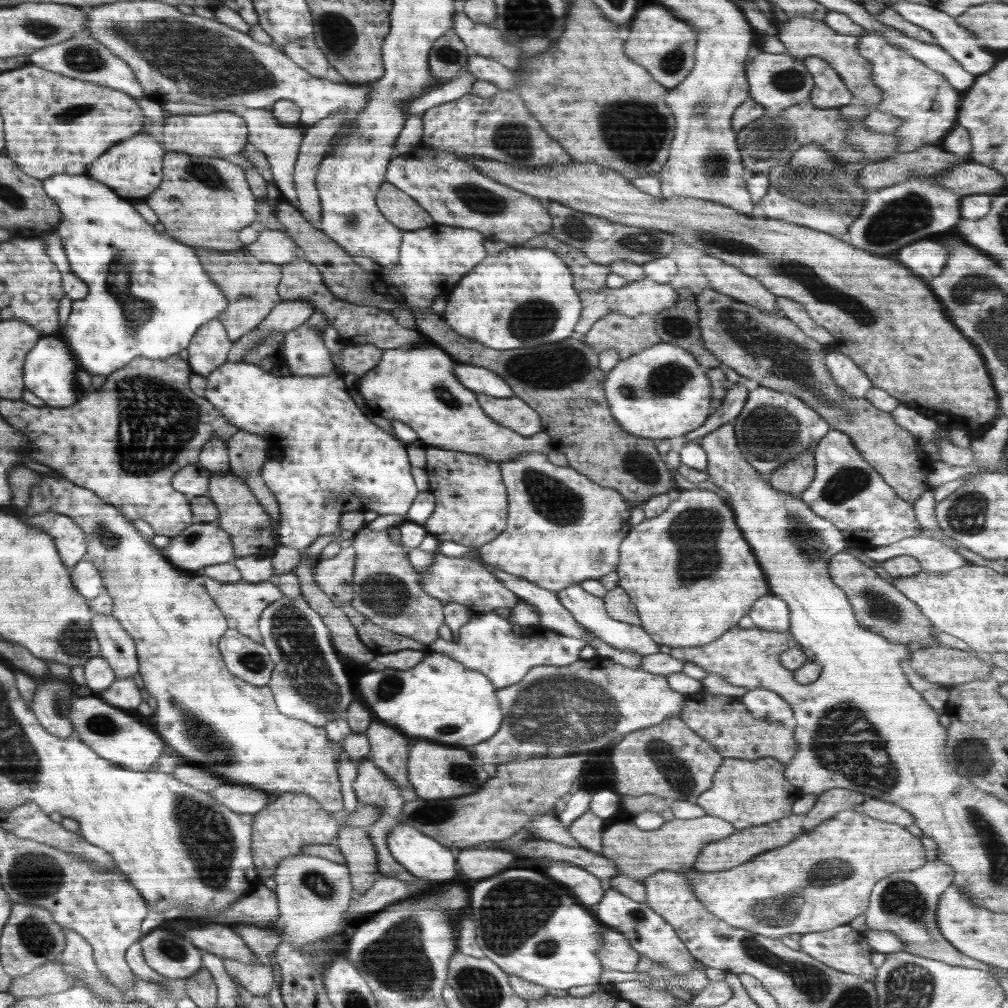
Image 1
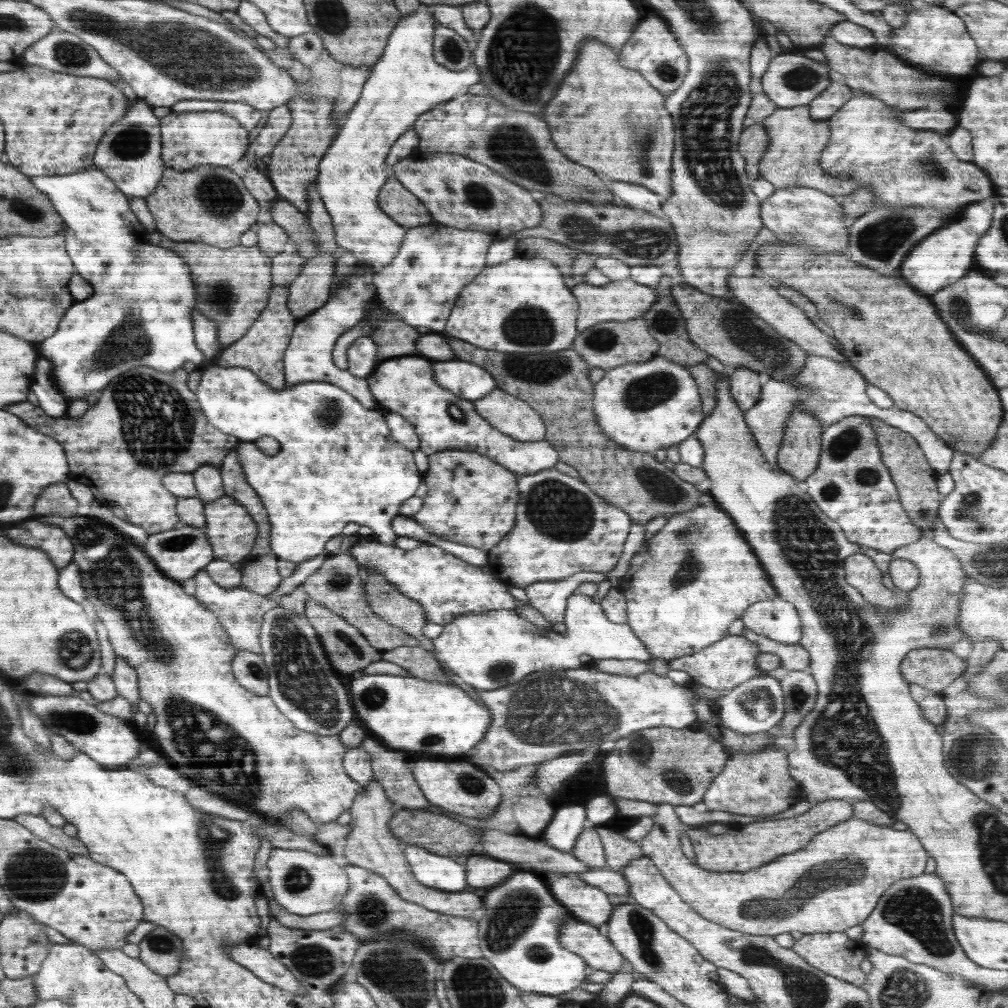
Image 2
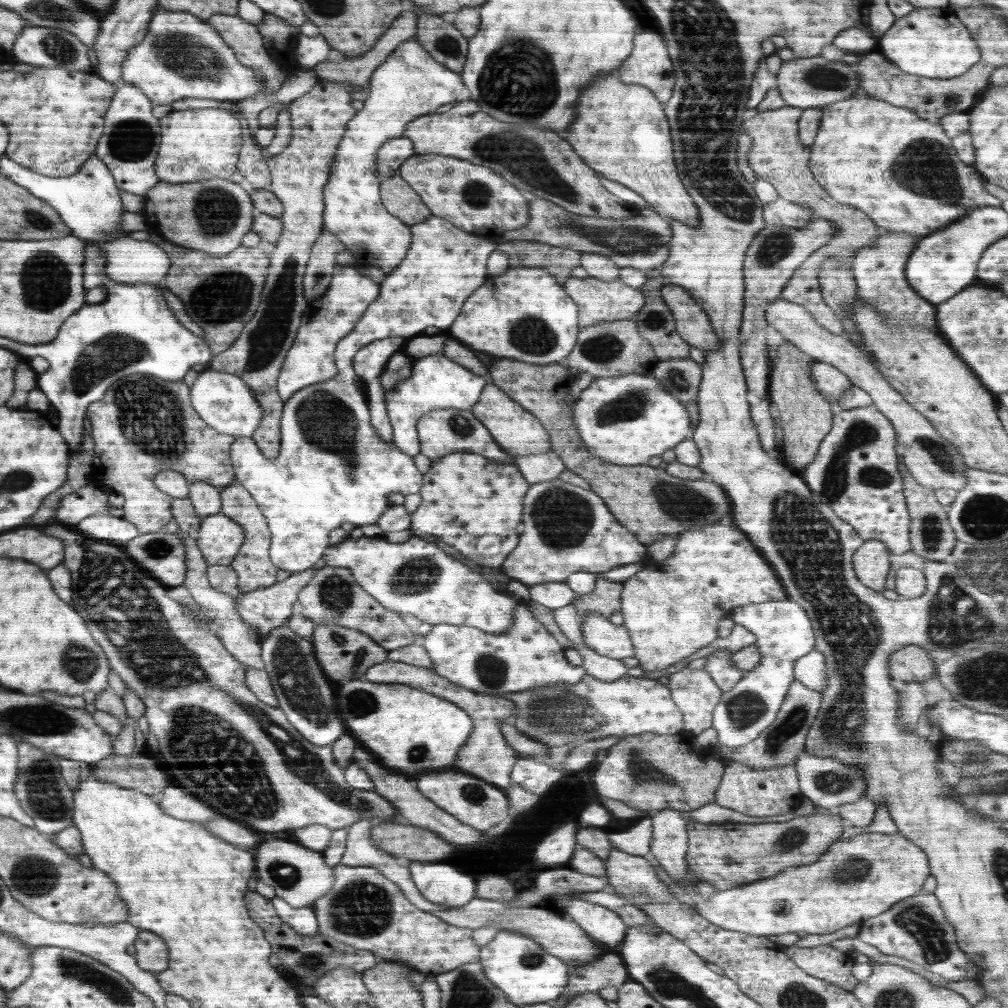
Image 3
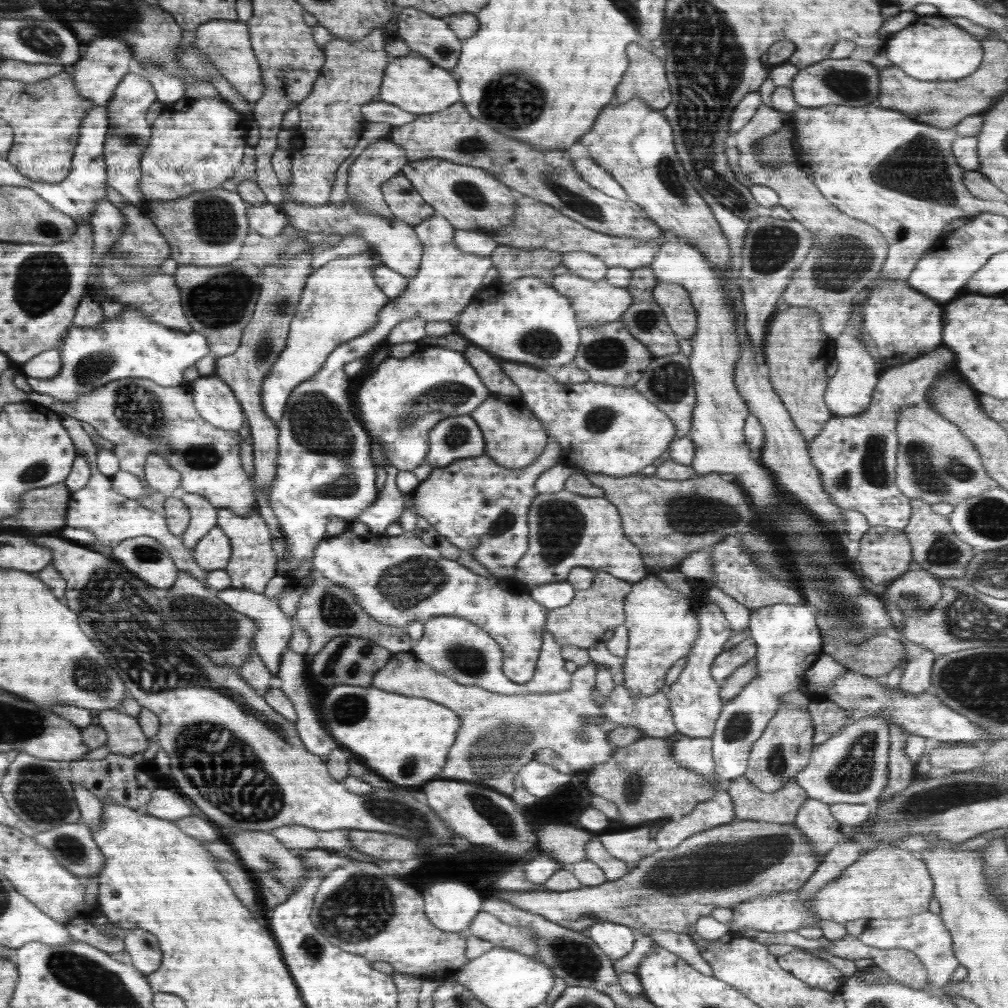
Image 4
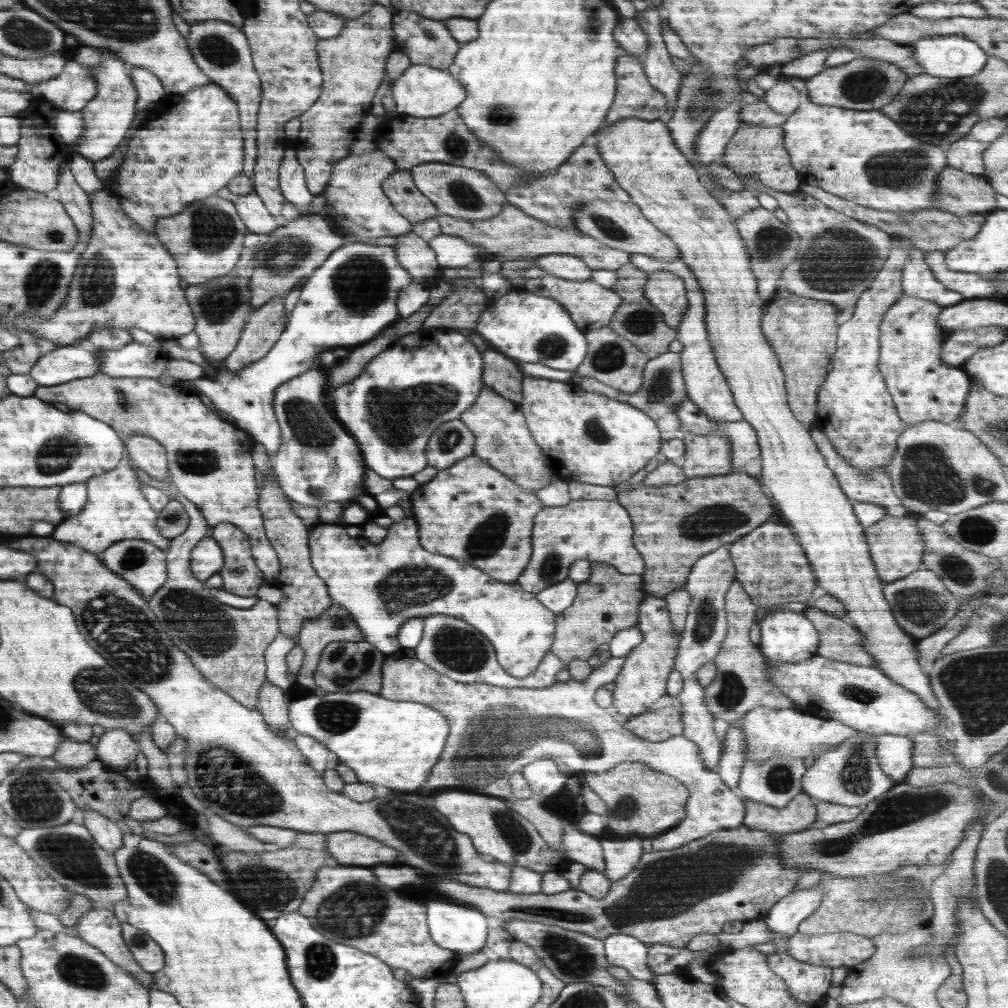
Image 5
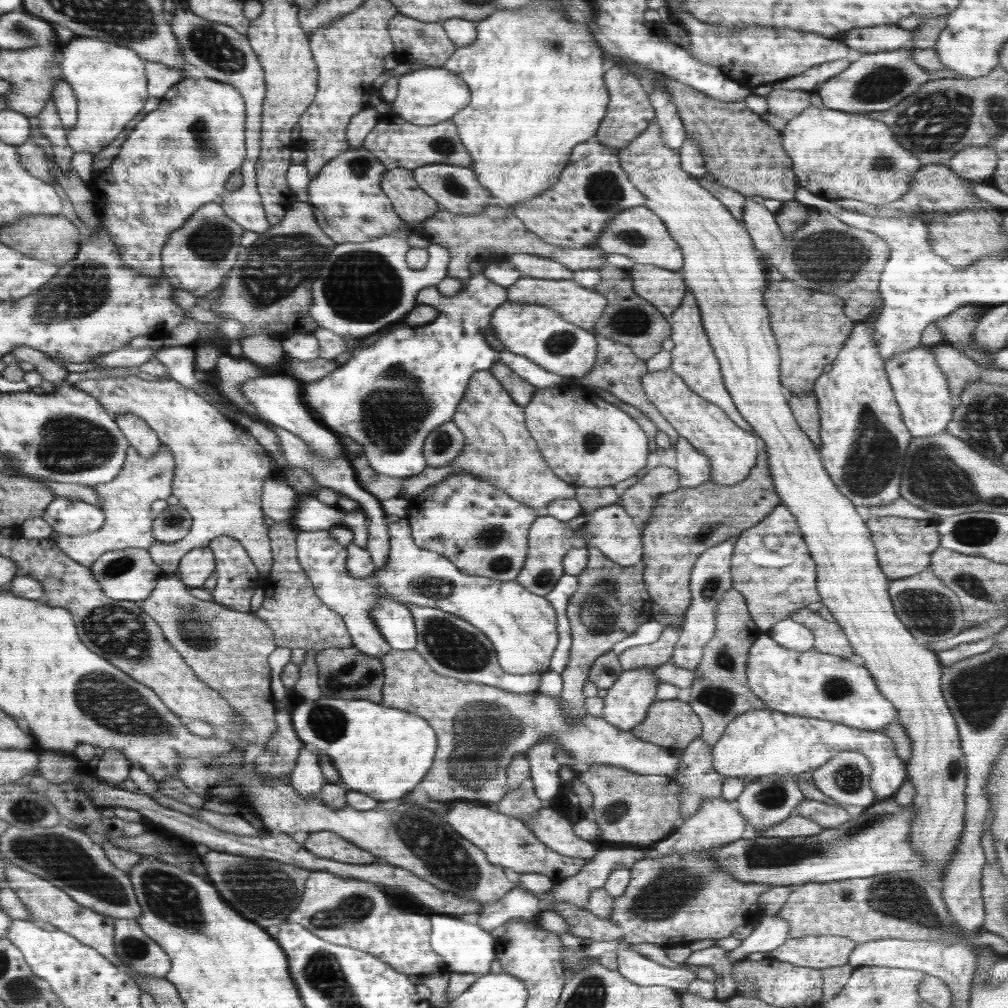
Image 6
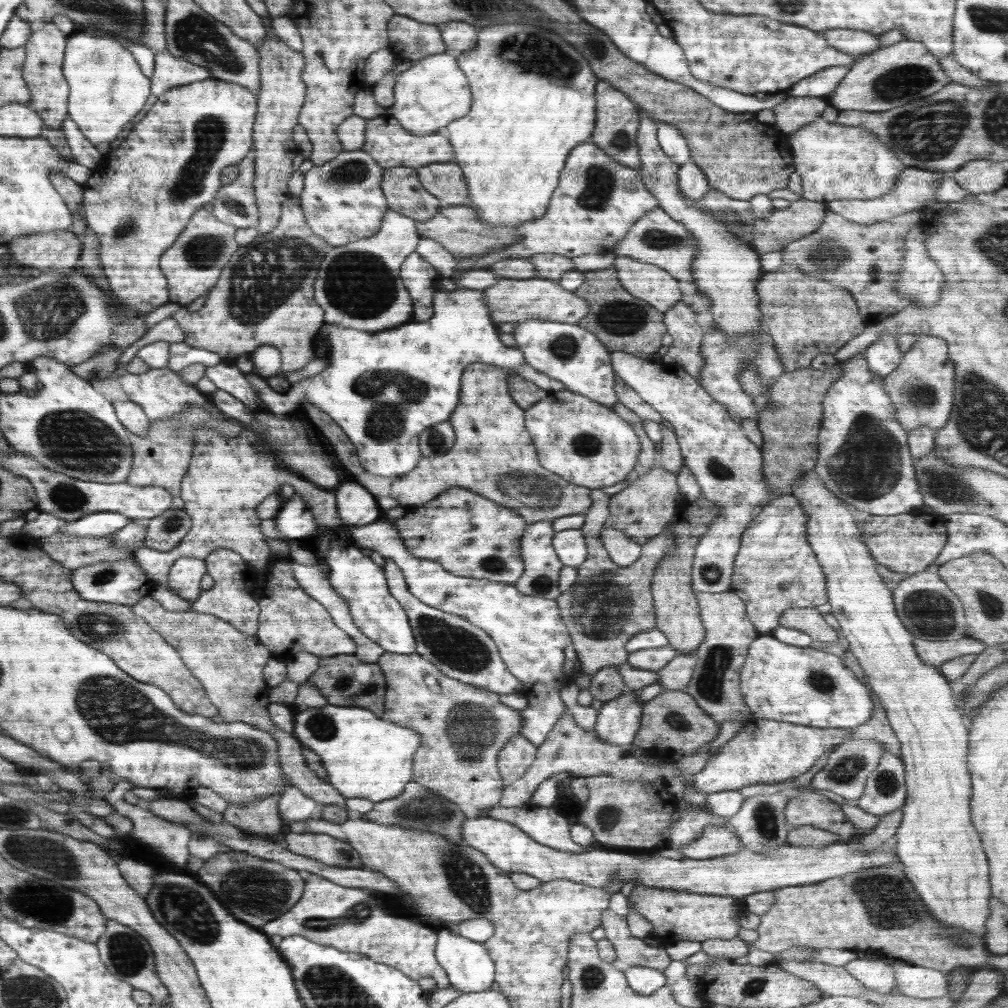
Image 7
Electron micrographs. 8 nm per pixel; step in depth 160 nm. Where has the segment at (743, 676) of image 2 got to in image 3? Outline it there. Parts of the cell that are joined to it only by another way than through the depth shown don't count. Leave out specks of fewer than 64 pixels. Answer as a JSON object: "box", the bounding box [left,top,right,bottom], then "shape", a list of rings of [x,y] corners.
{"box":[703,649,745,693],"shape":[[[726,649],[711,652],[707,656],[703,669],[711,674],[712,680],[723,693],[728,692],[737,682],[740,682],[745,673],[735,667],[731,652]]]}

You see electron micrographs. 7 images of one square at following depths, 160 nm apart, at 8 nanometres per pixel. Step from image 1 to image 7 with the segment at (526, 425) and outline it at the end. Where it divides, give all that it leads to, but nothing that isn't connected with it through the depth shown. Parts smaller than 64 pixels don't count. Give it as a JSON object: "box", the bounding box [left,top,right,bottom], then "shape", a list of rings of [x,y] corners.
{"box":[390,362,592,525],"shape":[[[480,362],[469,364],[462,375],[458,404],[455,406],[454,414],[450,416],[450,424],[456,432],[455,443],[446,454],[436,455],[436,458],[422,458],[414,470],[400,477],[395,477],[390,496],[396,498],[400,506],[408,506],[412,510],[410,504],[424,504],[452,487],[473,490],[488,500],[493,500],[512,509],[524,518],[527,525],[536,522],[555,524],[560,517],[584,515],[586,510],[592,506],[591,489],[572,484],[540,464],[535,446],[532,444],[532,439],[525,425],[525,410],[520,408],[510,397],[508,379],[514,375],[521,376],[520,378],[536,384],[549,394],[556,394],[565,390],[562,383],[543,372],[538,372],[538,370],[528,366],[526,362],[517,368],[500,368],[493,364]]]}

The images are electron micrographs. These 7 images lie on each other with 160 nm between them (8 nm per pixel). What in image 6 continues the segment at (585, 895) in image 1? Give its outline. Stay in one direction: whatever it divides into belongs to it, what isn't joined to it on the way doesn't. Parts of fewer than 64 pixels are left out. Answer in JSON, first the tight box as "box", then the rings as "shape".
{"box":[617,944,696,991],"shape":[[[623,944],[617,949],[617,965],[618,972],[627,978],[630,982],[637,984],[638,986],[667,986],[668,988],[675,989],[676,991],[682,989],[688,989],[688,985],[693,980],[696,980],[696,970],[690,968],[696,968],[696,965],[686,964],[687,968],[670,968],[664,965],[658,964],[650,958],[645,957],[643,954],[637,953],[630,946]]]}

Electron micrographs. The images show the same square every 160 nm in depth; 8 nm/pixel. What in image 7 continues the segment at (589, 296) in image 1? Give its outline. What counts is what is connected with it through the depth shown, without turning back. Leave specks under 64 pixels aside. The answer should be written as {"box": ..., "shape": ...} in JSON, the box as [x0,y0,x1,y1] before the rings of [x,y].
{"box":[482,278,588,328],"shape":[[[499,278],[498,283],[484,289],[482,295],[492,322],[500,328],[532,318],[578,325],[588,315],[588,301],[584,301],[573,292],[564,290],[557,282],[542,278]]]}

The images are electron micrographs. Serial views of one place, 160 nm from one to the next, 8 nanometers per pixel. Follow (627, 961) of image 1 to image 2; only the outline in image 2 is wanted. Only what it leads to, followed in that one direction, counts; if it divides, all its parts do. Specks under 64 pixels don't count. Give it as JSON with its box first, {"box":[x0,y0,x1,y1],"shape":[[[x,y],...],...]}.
{"box":[561,920,626,973],"shape":[[[565,920],[561,928],[561,943],[564,948],[584,958],[591,971],[598,969],[617,973],[626,960],[602,929],[582,920]]]}

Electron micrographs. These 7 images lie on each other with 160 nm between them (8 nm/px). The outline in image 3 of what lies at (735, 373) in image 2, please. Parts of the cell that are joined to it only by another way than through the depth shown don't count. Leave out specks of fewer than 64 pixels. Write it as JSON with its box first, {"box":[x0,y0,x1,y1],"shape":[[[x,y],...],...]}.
{"box":[739,218,837,406],"shape":[[[813,218],[804,228],[790,228],[788,226],[774,226],[766,224],[745,252],[743,276],[745,283],[743,322],[739,330],[739,355],[741,367],[746,377],[746,393],[750,406],[757,405],[769,395],[769,363],[766,361],[766,339],[764,329],[768,326],[766,321],[766,308],[776,300],[784,286],[788,284],[800,264],[819,252],[827,242],[837,233],[833,222],[826,219]]]}

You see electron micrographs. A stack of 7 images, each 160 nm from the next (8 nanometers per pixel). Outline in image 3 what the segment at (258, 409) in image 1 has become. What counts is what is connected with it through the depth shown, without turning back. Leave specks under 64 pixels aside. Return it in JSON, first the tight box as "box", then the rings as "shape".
{"box":[190,215,495,573],"shape":[[[432,215],[424,222],[411,226],[412,240],[406,258],[400,266],[379,284],[380,294],[372,301],[356,328],[352,329],[336,345],[335,365],[337,374],[334,379],[320,382],[292,394],[284,404],[279,422],[281,449],[276,458],[266,458],[250,438],[257,425],[255,397],[239,375],[206,368],[199,373],[190,391],[191,403],[208,426],[220,434],[236,438],[231,449],[231,462],[235,467],[235,478],[257,502],[271,533],[269,557],[274,566],[290,573],[312,569],[320,560],[329,544],[329,534],[346,522],[356,527],[378,523],[381,514],[386,512],[391,498],[395,495],[418,493],[423,485],[423,474],[414,465],[413,457],[403,453],[394,443],[387,443],[374,430],[370,422],[369,406],[363,391],[358,388],[353,358],[360,347],[375,340],[389,336],[418,335],[427,327],[436,327],[447,332],[460,316],[461,307],[466,299],[474,294],[488,278],[487,262],[495,251],[495,239],[467,233],[454,226],[445,218]]]}

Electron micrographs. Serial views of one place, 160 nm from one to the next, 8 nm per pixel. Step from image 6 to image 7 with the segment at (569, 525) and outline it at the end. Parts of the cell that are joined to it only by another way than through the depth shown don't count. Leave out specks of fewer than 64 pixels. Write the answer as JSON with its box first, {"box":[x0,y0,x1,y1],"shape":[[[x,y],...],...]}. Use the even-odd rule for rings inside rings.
{"box":[513,522,641,600],"shape":[[[551,522],[529,524],[521,538],[521,557],[525,564],[521,577],[513,584],[522,594],[548,600],[556,600],[560,595],[559,574],[563,564],[552,546],[556,531]],[[604,527],[599,537],[612,562],[615,562],[618,566],[630,566],[641,555],[641,544],[634,542],[620,530]]]}

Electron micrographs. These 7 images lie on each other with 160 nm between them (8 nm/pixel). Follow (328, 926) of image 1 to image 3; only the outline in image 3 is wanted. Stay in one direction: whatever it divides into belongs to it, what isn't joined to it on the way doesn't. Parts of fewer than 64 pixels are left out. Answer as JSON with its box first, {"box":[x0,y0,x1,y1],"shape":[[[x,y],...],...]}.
{"box":[252,835,333,908],"shape":[[[282,835],[269,837],[268,840],[252,848],[256,878],[274,888],[276,896],[283,898],[290,906],[302,908],[322,898],[333,885],[330,866],[324,864],[321,851],[315,851]]]}

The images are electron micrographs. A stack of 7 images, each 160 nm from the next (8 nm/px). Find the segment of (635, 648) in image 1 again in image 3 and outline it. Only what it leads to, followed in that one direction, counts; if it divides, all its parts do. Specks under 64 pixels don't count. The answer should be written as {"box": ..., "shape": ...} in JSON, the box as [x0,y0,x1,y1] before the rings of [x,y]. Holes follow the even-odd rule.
{"box":[421,604,635,695],"shape":[[[526,604],[515,608],[513,622],[512,629],[500,634],[442,622],[433,625],[432,630],[422,637],[421,645],[432,659],[436,673],[454,684],[484,695],[524,693],[560,683],[574,685],[585,675],[582,665],[568,663],[565,649],[532,615]],[[586,612],[583,616],[582,638],[589,649],[616,660],[635,656],[629,630],[624,625],[616,626],[598,613],[588,616]]]}

